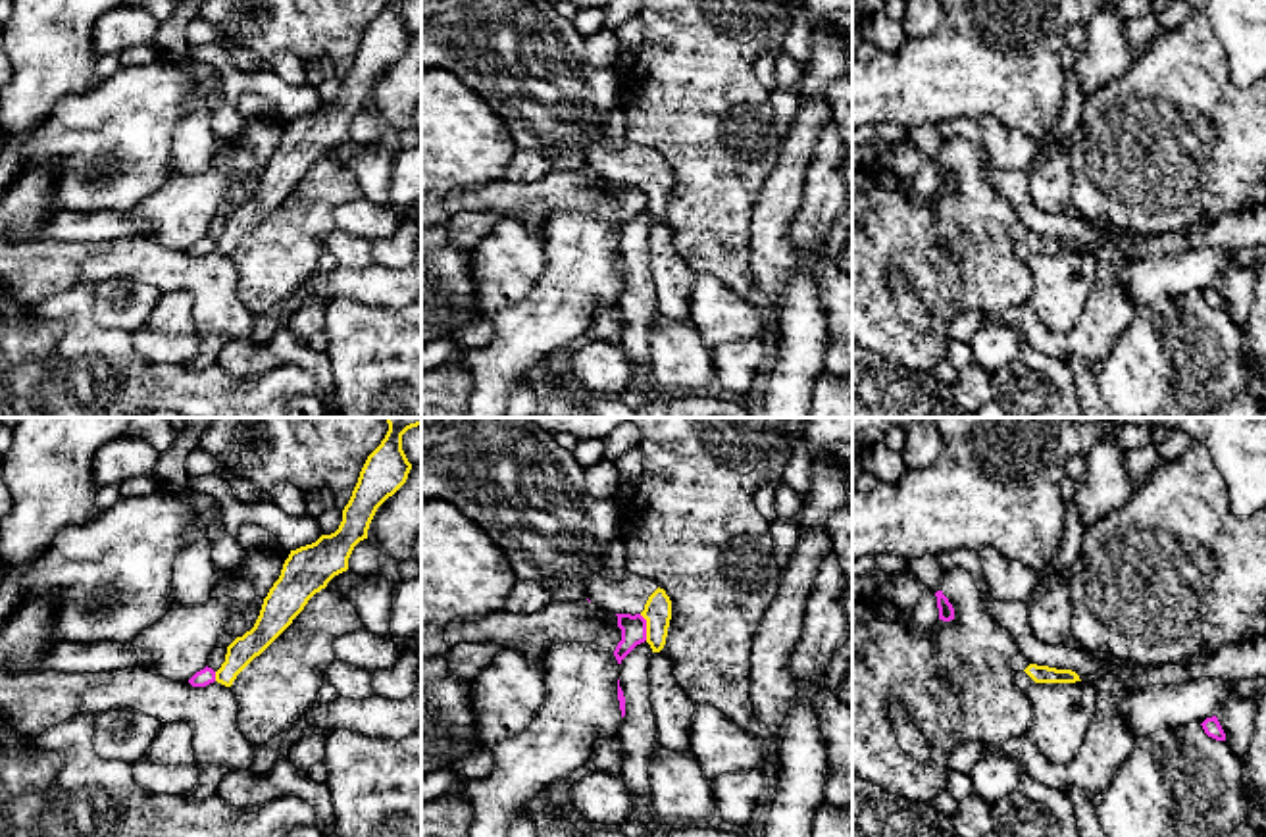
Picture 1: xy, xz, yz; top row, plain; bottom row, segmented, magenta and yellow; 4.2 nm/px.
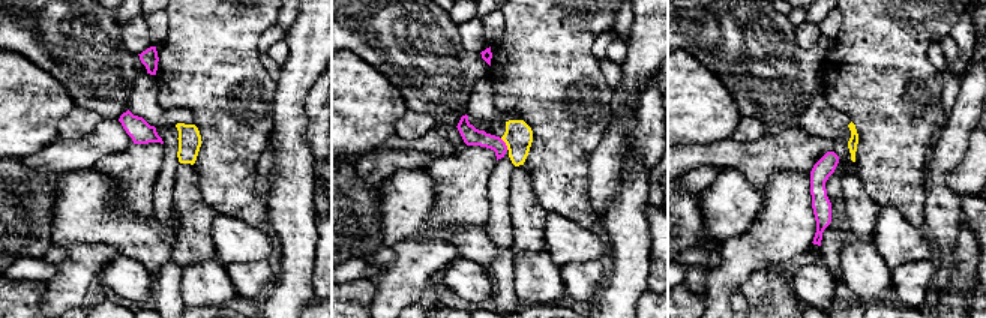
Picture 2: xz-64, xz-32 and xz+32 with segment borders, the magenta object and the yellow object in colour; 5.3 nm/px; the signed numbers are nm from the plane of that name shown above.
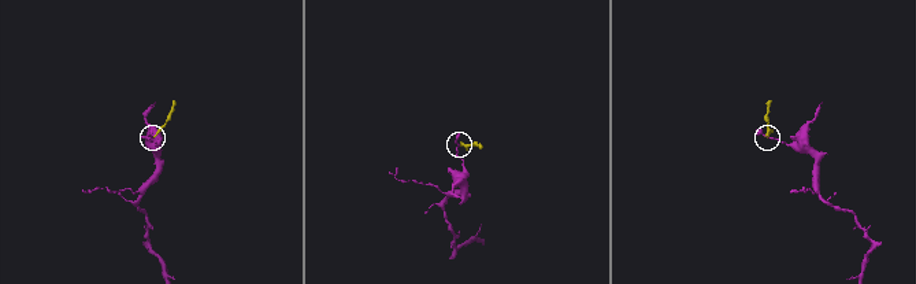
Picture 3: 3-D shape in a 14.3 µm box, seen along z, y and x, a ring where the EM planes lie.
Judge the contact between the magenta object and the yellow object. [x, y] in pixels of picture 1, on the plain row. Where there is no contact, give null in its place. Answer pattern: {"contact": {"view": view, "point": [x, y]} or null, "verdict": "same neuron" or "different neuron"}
{"contact": {"view": "xz", "point": [645, 197]}, "verdict": "different neuron"}

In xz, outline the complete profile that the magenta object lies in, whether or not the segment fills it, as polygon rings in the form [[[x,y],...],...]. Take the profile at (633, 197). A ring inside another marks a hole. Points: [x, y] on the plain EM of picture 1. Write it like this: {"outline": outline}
{"outline": [[[616,183],[618,196],[621,198],[621,210],[618,212],[614,225],[618,233],[641,212],[646,210],[646,189],[641,183]]]}

